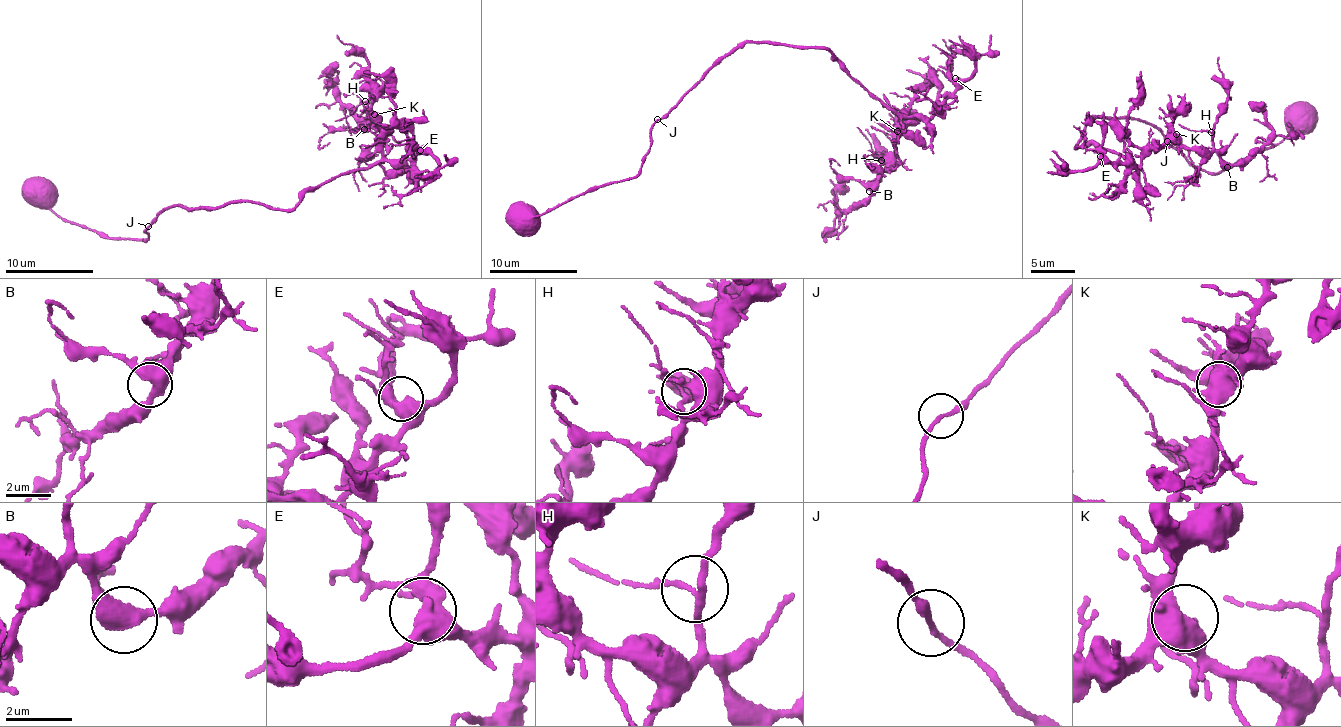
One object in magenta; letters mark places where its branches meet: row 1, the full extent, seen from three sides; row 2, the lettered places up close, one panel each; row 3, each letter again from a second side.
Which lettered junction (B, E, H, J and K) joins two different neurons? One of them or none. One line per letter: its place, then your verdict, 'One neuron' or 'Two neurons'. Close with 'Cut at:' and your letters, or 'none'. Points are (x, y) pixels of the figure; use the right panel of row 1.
B: Place: (1227, 167). One neuron
E: Place: (1100, 156). One neuron
H: Place: (1211, 132). One neuron
J: Place: (1167, 141). One neuron
K: Place: (1176, 134). One neuron
Cut at: none

